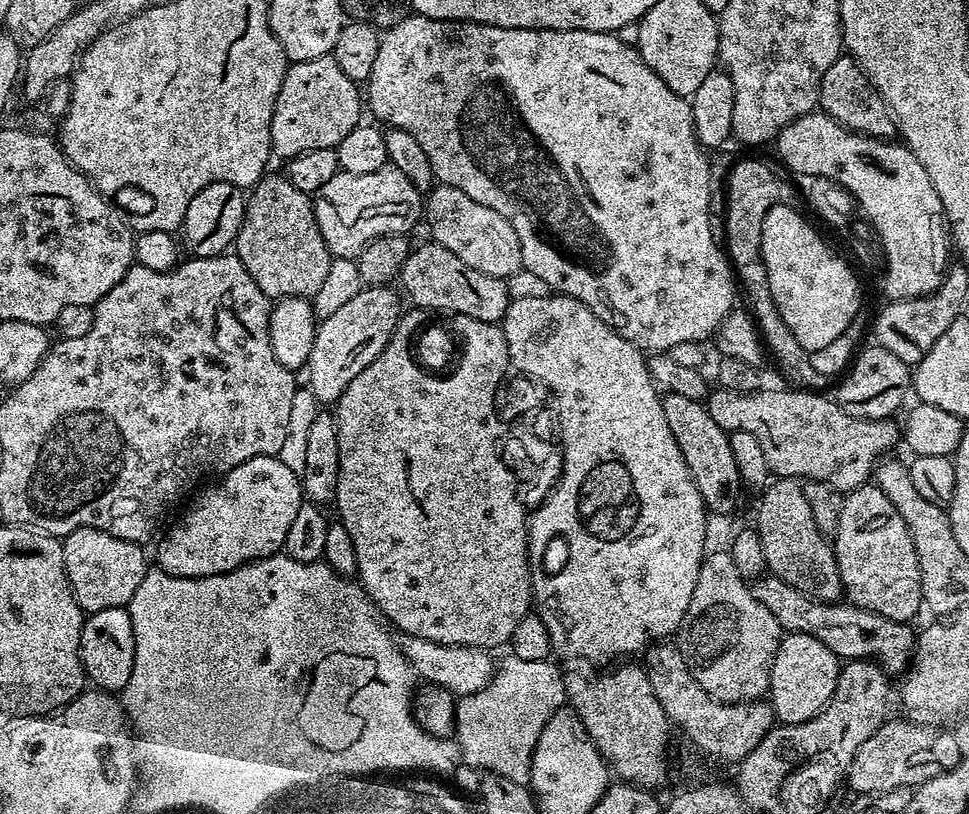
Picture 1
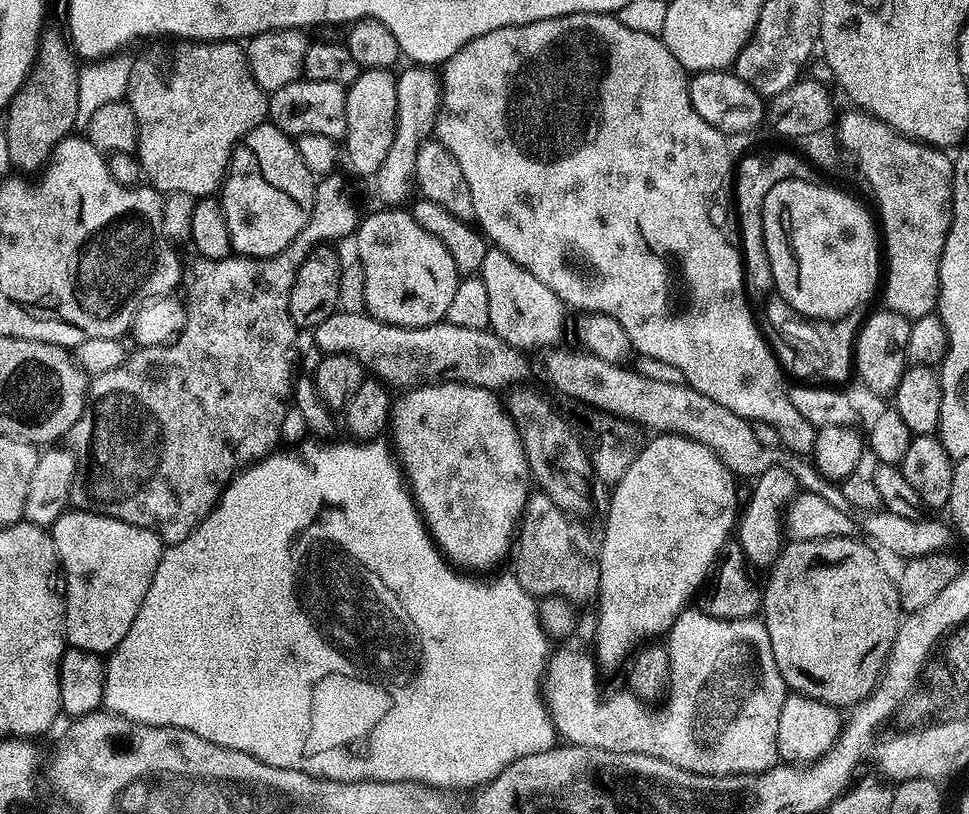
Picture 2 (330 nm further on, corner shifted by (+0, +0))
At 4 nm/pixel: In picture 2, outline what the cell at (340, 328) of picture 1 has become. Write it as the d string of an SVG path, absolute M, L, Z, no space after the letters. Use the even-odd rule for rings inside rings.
M384 211L388 212L372 212L365 220L363 217L354 233L354 251L366 270L366 312L382 323L402 328L426 327L443 321L450 310L450 302L462 274L454 266L446 246L442 246L434 234L422 230L422 226L414 222L411 211Z

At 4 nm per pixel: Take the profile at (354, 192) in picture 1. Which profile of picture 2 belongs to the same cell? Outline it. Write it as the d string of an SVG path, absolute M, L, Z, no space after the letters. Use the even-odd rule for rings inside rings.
M408 66L396 77L398 90L398 118L394 130L394 143L390 145L390 154L386 154L386 162L377 170L374 177L376 192L385 200L385 205L400 206L411 192L414 192L414 177L416 175L416 151L433 135L436 118L440 109L439 77L431 67Z

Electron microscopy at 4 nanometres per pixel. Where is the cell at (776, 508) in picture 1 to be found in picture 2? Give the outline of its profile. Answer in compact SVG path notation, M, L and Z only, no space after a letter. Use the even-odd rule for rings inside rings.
M827 536L817 540L792 540L785 543L781 547L780 555L770 565L770 571L767 573L767 575L769 574L768 585L765 583L762 588L762 619L770 634L770 646L774 650L774 662L778 662L778 670L782 674L785 684L793 693L809 696L818 702L826 702L841 710L848 710L859 704L876 687L876 683L880 681L880 674L888 662L890 650L894 646L894 638L902 623L895 579L891 575L888 577L883 562L876 557L877 549L871 543L865 542L866 544L863 544L862 541L856 539L852 536Z

